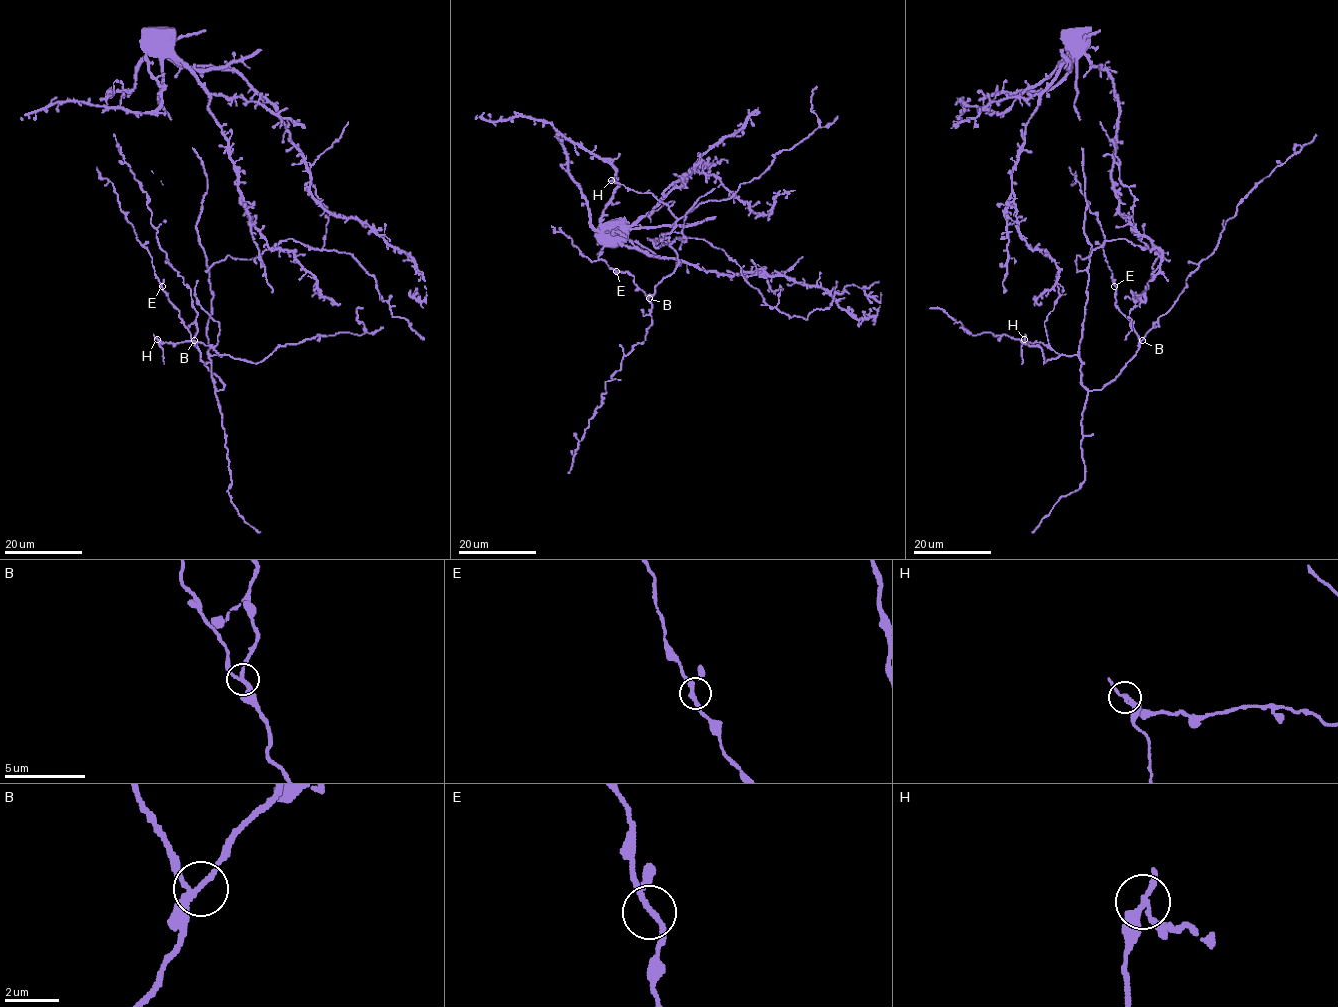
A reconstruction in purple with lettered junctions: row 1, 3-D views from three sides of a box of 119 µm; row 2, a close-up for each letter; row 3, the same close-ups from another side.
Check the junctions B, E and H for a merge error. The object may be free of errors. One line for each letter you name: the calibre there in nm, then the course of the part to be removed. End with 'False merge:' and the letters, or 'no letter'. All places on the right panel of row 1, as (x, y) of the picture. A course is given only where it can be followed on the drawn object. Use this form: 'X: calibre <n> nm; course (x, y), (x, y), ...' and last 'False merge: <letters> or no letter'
H: calibre 190 nm; course (1024, 338), (1021, 364)
False merge: H

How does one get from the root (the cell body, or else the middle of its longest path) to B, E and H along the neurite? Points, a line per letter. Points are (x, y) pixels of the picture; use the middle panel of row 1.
B: (614, 225), (633, 249), (761, 270), (783, 289), (770, 307), (724, 250), (669, 232), (678, 264), (649, 298)
E: (614, 225), (783, 289), (770, 307), (678, 232), (651, 295), (616, 271)
H: (614, 225), (652, 255), (761, 270), (778, 303), (706, 241), (669, 232), (663, 245), (669, 208), (611, 180)

